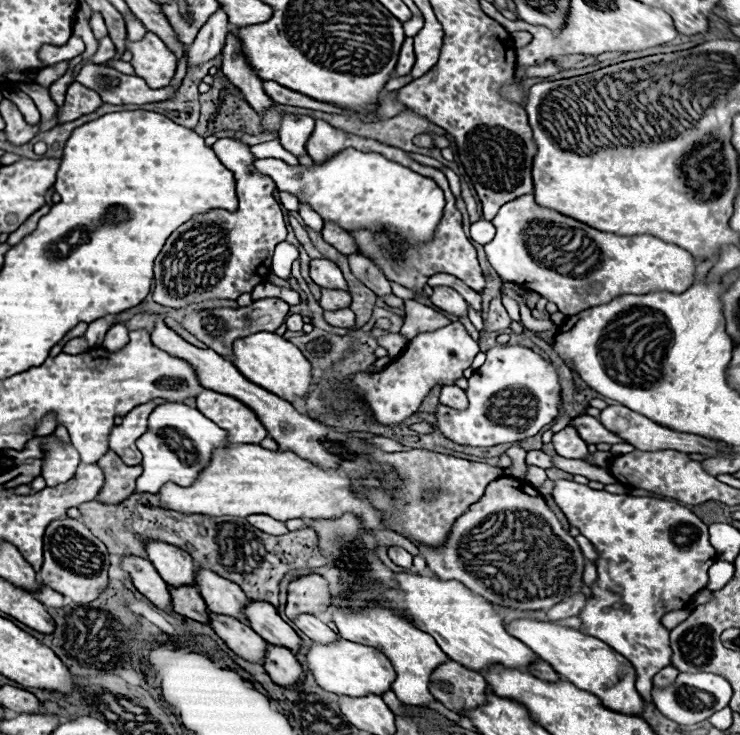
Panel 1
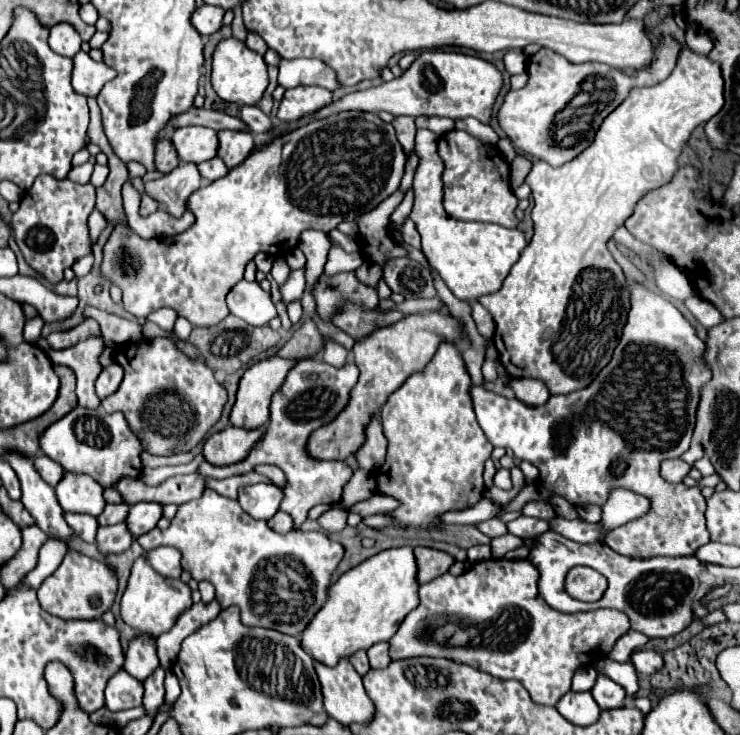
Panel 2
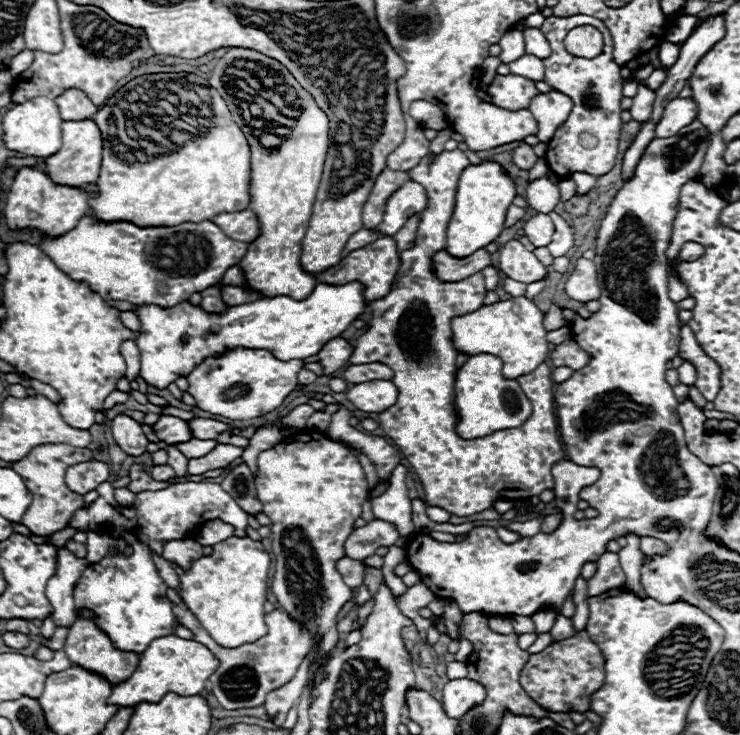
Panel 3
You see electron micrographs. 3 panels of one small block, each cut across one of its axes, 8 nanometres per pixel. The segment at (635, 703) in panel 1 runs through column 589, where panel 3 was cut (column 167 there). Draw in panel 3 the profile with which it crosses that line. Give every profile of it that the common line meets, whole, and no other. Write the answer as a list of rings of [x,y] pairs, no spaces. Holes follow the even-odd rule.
[[[174,634],[162,636],[156,638],[142,652],[140,664],[134,670],[134,674],[112,690],[108,702],[118,706],[132,706],[138,702],[158,702],[166,692],[176,692],[180,696],[194,696],[206,688],[208,678],[218,670],[218,666],[220,660],[204,644],[196,640],[184,640]]]

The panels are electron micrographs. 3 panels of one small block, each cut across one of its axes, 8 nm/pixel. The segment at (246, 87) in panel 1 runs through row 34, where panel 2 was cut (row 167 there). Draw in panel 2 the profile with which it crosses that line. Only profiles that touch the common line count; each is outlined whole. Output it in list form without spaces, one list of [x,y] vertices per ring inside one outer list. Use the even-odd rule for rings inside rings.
[[[224,130],[224,132],[218,132],[218,138],[220,138],[218,156],[224,160],[228,170],[242,164],[256,146],[250,132],[228,132],[228,130]]]

